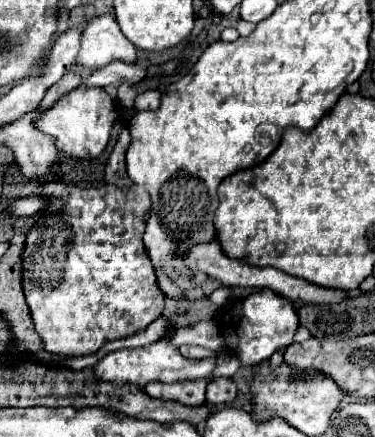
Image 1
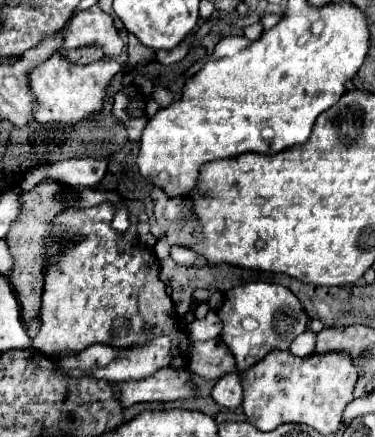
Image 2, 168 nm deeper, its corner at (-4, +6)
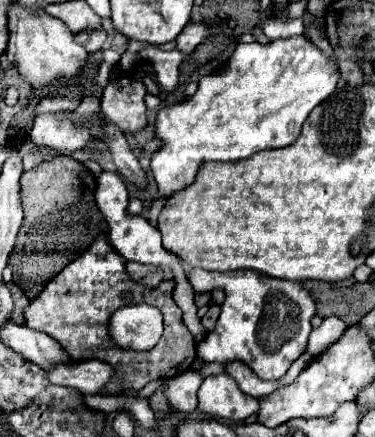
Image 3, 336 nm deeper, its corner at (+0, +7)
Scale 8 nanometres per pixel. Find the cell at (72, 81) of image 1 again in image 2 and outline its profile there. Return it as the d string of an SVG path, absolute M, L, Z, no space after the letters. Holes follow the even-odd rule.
M82 47L82 49L74 49L74 51L66 51L66 57L70 63L84 63L90 65L96 59L102 59L104 53L100 47Z

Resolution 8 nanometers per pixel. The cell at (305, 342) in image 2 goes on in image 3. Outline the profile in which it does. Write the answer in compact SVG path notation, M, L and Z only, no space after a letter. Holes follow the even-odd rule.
M324 318L322 326L316 328L312 334L310 334L310 340L308 340L308 346L306 346L306 352L310 350L312 354L322 354L328 346L332 346L346 330L346 324L340 320L340 318Z

